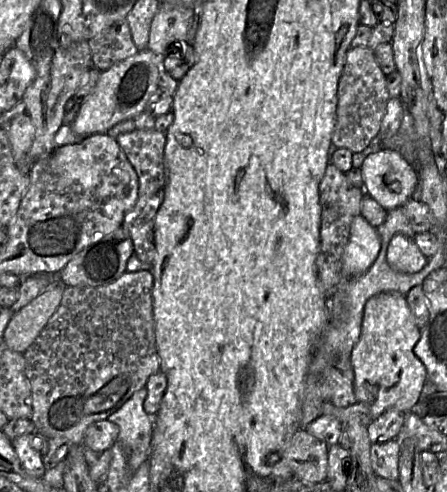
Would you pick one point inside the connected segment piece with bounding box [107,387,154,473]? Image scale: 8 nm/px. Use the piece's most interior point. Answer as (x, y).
(135, 426)

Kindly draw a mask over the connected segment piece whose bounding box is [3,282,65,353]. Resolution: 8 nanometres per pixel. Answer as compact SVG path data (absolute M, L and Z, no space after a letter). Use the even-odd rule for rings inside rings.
M57 283L20 309L8 323L3 341L12 350L24 353L45 327L62 300L64 285Z

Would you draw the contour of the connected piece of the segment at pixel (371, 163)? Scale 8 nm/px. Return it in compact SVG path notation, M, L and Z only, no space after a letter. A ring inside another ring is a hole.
M379 149L362 165L363 190L386 211L403 207L419 184L415 168L395 150Z

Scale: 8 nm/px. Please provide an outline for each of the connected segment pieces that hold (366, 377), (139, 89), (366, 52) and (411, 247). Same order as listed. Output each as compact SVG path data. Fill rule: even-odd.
M395 292L379 293L367 300L359 340L352 349L350 356L354 372L354 393L357 402L363 403L369 410L371 421L388 409L409 412L420 400L420 395L428 374L425 366L414 353L414 347L421 337L415 325L406 296Z
M149 49L138 50L135 55L102 71L94 90L85 98L77 116L70 124L73 132L80 139L93 134L104 134L116 124L134 119L142 113L151 95L159 89L162 58Z
M368 46L349 48L338 83L336 123L332 144L336 148L346 148L353 153L367 148L379 134L390 98L386 87L386 76L381 71L374 51Z
M396 234L389 242L387 262L396 271L417 273L424 269L428 260L412 238Z

